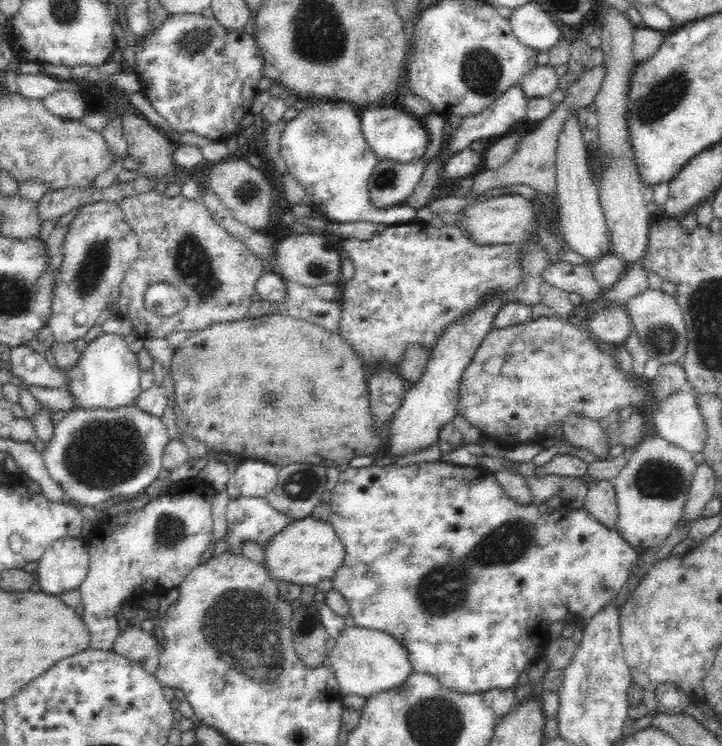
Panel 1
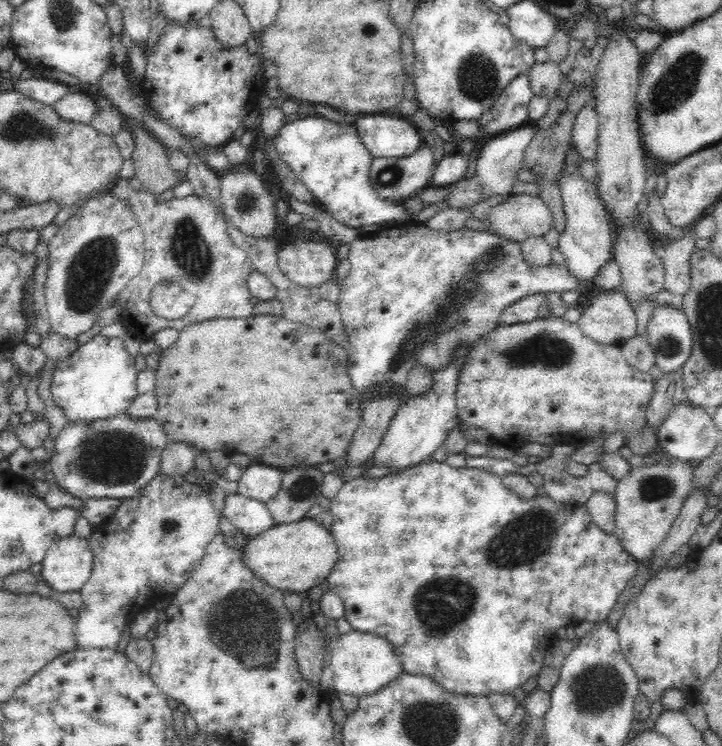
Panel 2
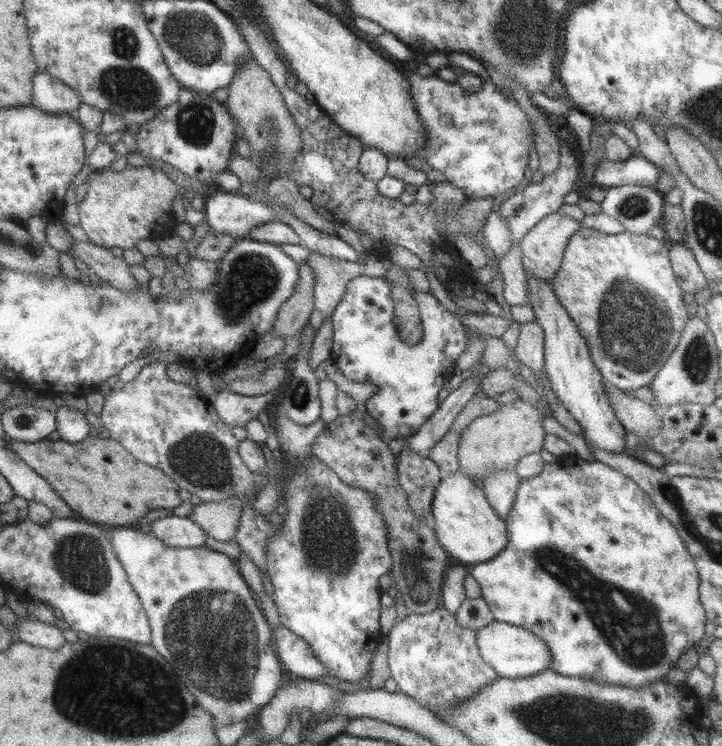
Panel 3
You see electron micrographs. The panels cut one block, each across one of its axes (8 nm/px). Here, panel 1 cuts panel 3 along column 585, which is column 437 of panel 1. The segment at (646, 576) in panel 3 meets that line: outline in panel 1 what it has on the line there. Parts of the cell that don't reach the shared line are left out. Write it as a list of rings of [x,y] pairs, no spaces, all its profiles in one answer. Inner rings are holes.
[[[441,460],[425,462],[420,464],[412,464],[407,467],[361,467],[353,468],[347,467],[345,470],[339,472],[339,478],[334,489],[331,490],[331,499],[329,502],[329,515],[326,518],[330,521],[336,536],[342,541],[344,549],[344,558],[340,563],[334,576],[331,578],[332,587],[337,590],[349,604],[349,615],[352,616],[354,624],[358,628],[366,628],[368,630],[379,630],[393,636],[400,644],[404,645],[406,649],[408,660],[411,664],[411,672],[416,672],[420,674],[430,674],[434,678],[440,681],[442,686],[448,687],[450,690],[460,692],[462,694],[480,694],[488,692],[488,690],[508,690],[508,688],[515,688],[518,682],[518,678],[522,676],[522,672],[528,670],[528,666],[532,666],[537,661],[539,661],[540,650],[544,649],[544,645],[549,640],[549,630],[548,627],[554,622],[563,621],[573,623],[575,618],[590,619],[594,618],[600,610],[606,608],[606,604],[610,602],[615,602],[615,598],[618,593],[627,585],[628,580],[631,578],[631,572],[636,566],[636,562],[639,561],[639,553],[637,553],[620,535],[619,532],[614,529],[606,528],[603,524],[600,524],[585,508],[584,506],[578,506],[574,508],[570,507],[558,507],[555,509],[550,509],[546,501],[541,503],[530,503],[522,504],[514,501],[510,498],[506,491],[502,488],[502,485],[497,481],[495,473],[486,474],[482,470],[476,470],[476,468],[468,468],[468,466],[456,466],[448,464],[447,462],[442,462]]]

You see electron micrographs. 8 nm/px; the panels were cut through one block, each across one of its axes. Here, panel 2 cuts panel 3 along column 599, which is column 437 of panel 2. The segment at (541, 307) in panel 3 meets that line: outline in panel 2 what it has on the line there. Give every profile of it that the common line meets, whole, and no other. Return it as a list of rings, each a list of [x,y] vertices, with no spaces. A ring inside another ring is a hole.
[[[459,349],[454,354],[453,362],[440,370],[435,376],[435,384],[424,396],[409,395],[396,410],[387,432],[381,439],[380,446],[371,456],[372,466],[387,468],[389,473],[402,472],[422,462],[432,460],[434,452],[439,450],[448,437],[451,428],[459,422],[455,405],[456,382],[460,378],[460,370],[466,363],[466,355],[470,349]]]

